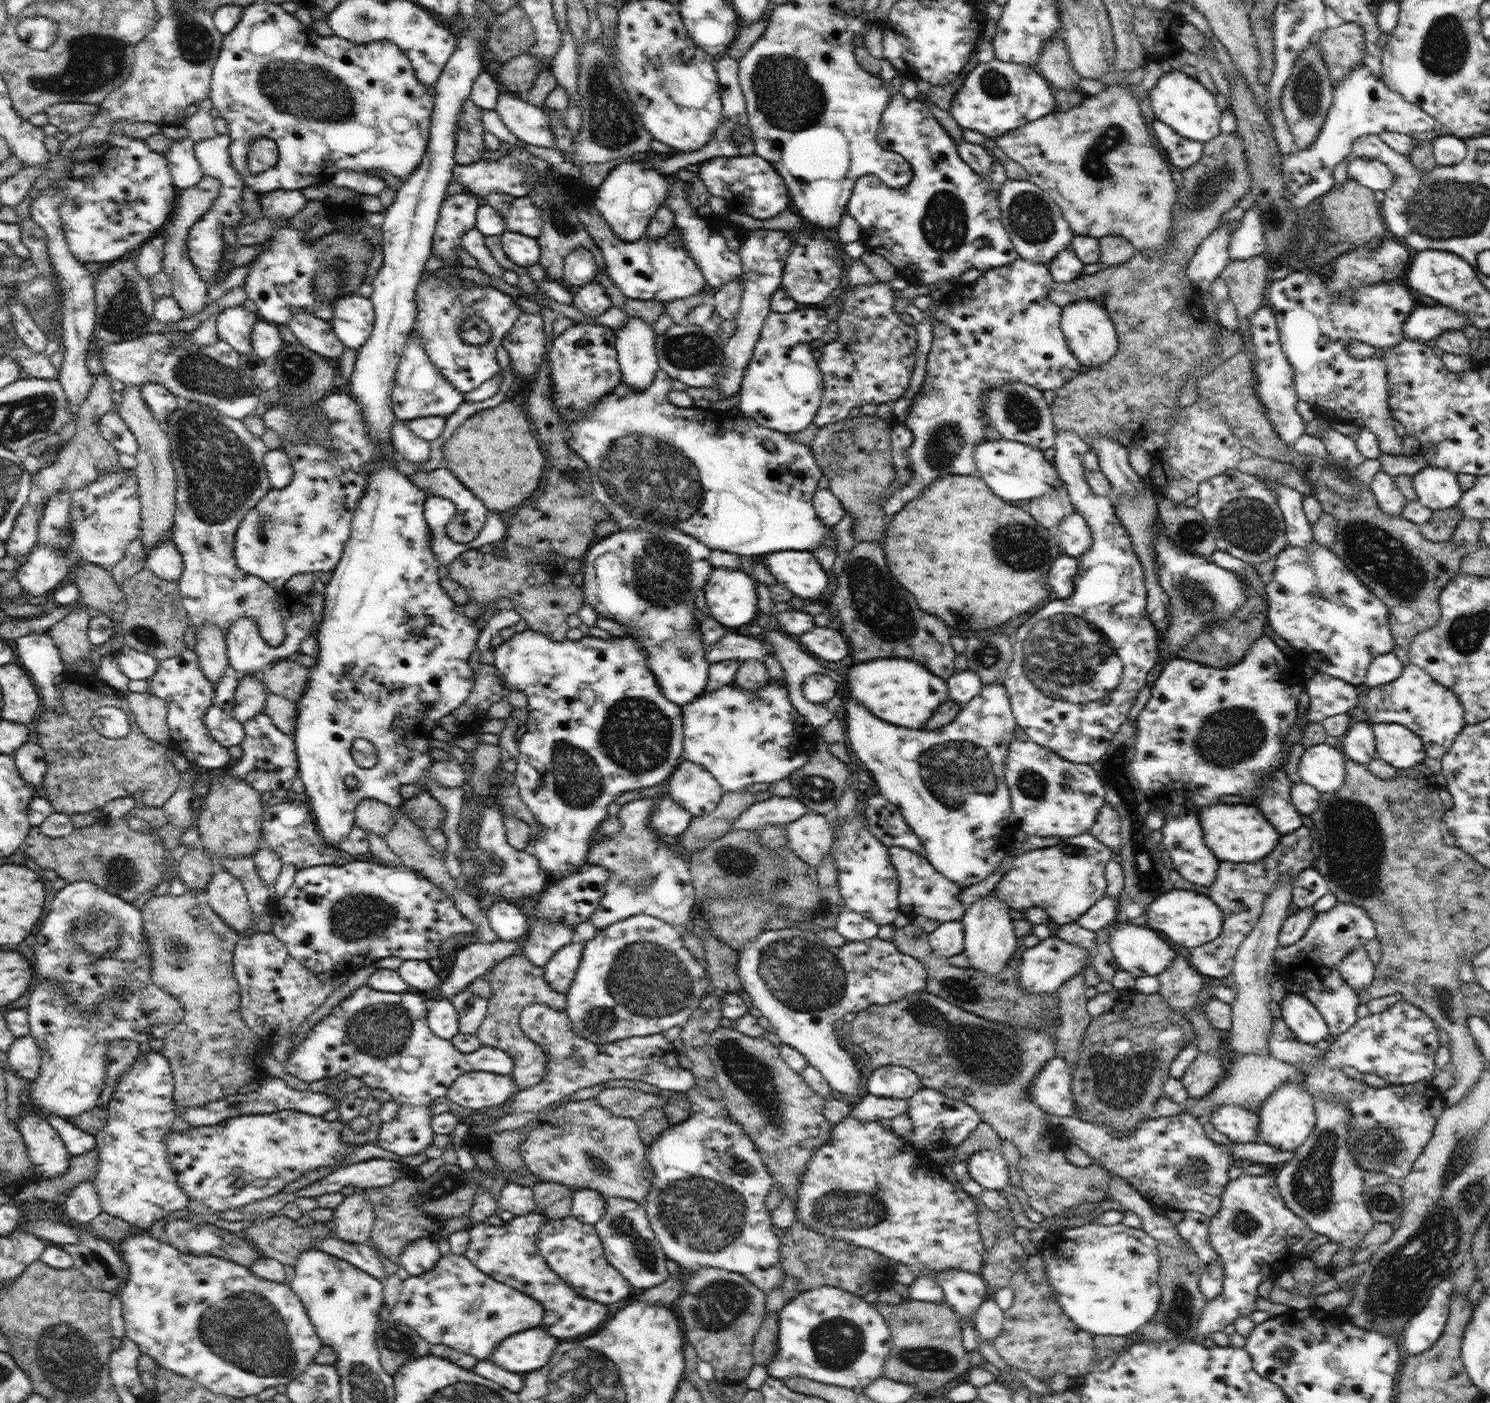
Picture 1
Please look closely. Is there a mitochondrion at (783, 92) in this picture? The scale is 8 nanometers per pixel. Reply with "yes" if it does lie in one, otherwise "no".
yes

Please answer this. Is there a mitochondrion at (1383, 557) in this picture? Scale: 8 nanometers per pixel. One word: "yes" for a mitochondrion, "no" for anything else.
yes

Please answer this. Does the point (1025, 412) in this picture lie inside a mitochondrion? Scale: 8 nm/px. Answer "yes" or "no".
yes

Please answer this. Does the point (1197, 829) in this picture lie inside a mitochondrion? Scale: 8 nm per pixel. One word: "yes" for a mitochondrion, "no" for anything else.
no

